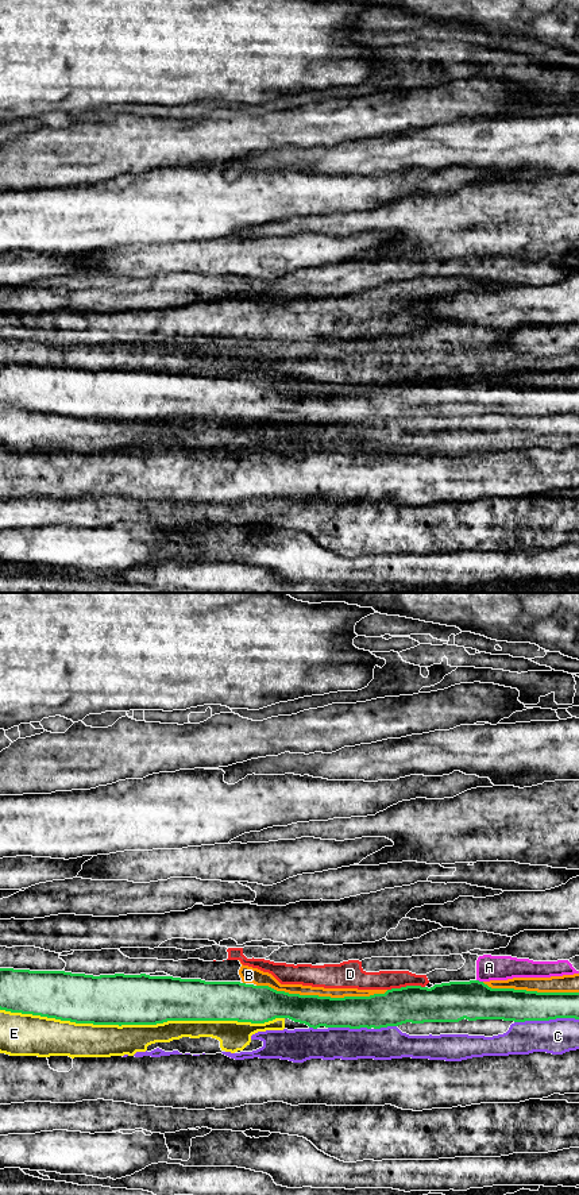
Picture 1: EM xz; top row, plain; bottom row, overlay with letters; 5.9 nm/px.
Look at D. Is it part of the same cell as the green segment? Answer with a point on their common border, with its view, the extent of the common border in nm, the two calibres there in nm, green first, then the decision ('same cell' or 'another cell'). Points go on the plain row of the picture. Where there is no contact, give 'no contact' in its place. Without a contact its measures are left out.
meets green in xz at (406, 381); contact 220 nm long; 220 nm thick on the green side, 110 nm on the other; another cell

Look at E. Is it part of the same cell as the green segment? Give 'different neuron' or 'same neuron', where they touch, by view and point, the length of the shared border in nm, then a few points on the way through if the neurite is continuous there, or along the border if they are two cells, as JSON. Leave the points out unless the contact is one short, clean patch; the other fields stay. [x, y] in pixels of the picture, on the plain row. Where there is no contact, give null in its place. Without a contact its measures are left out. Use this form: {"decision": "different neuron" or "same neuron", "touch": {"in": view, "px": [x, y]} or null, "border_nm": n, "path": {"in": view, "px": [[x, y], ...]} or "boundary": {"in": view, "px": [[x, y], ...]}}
{"decision": "different neuron", "touch": {"in": "xz", "px": [142, 419]}, "border_nm": 1700}

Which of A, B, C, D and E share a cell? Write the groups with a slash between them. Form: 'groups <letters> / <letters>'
groups A D / B / C / E

